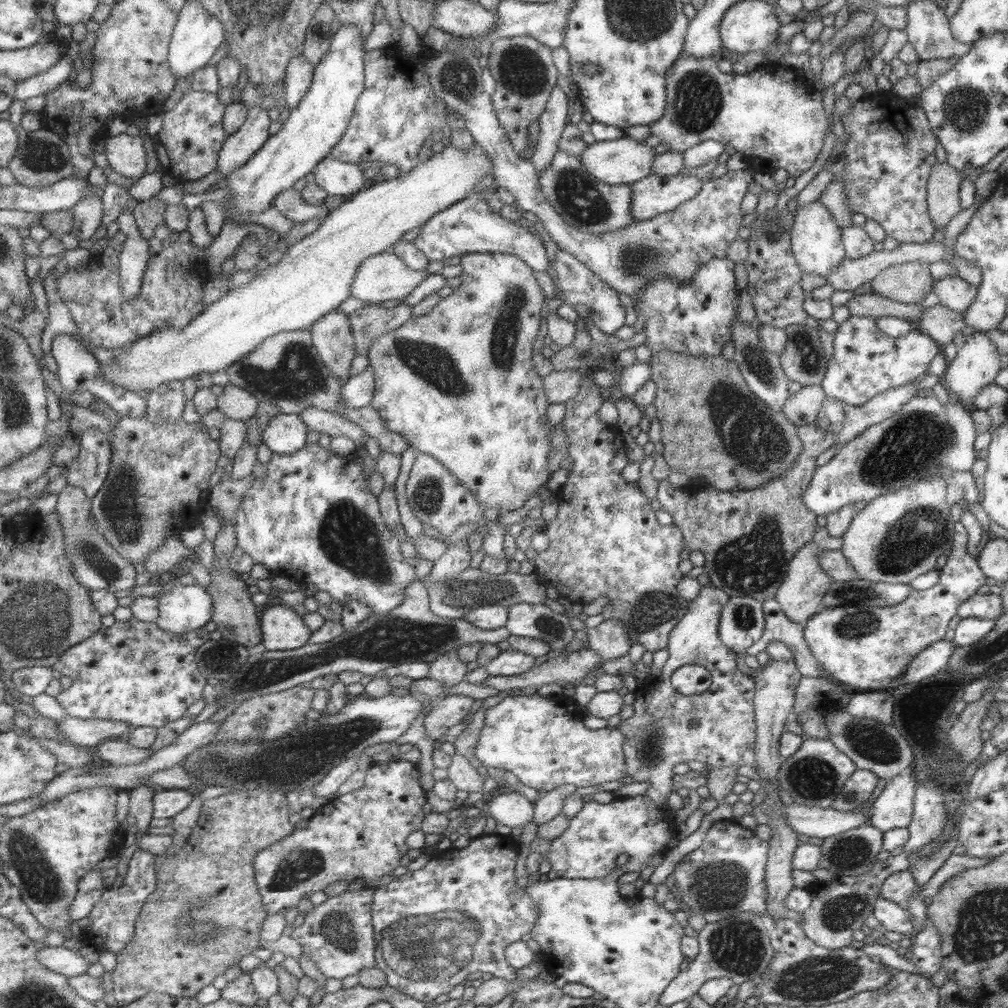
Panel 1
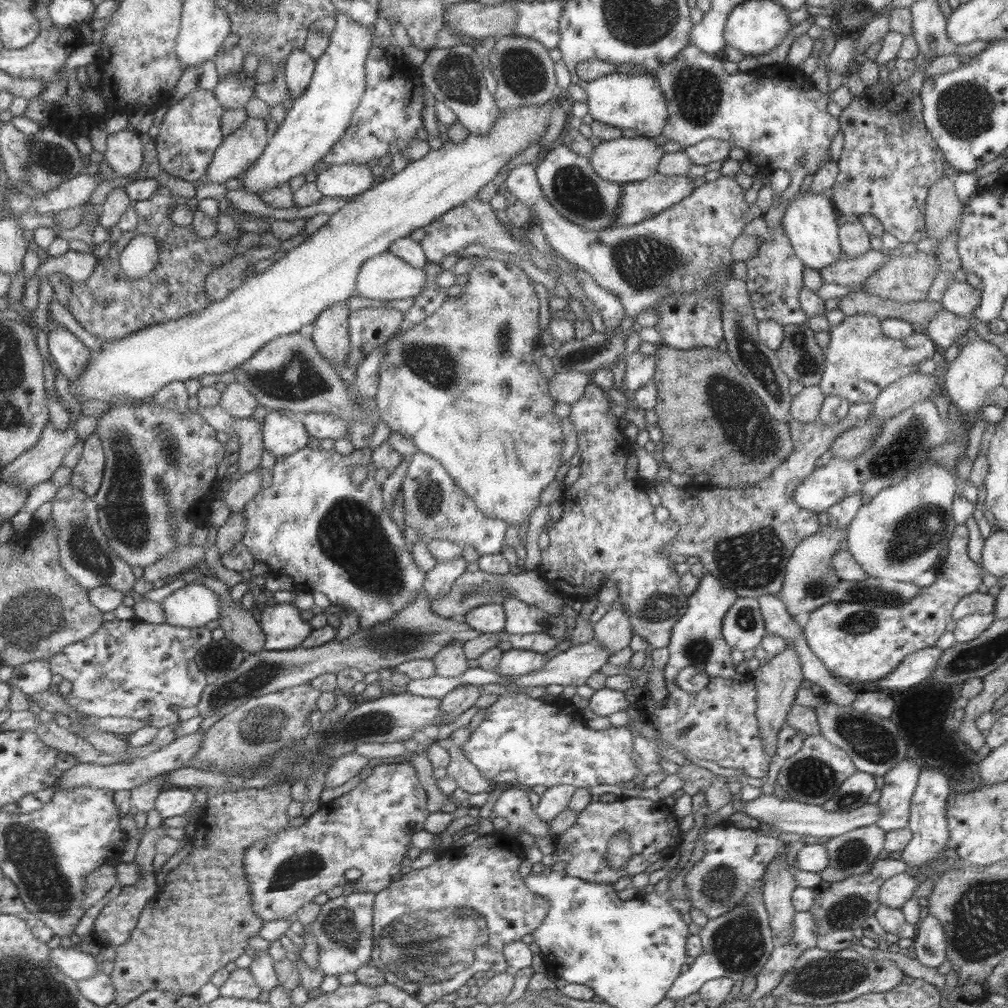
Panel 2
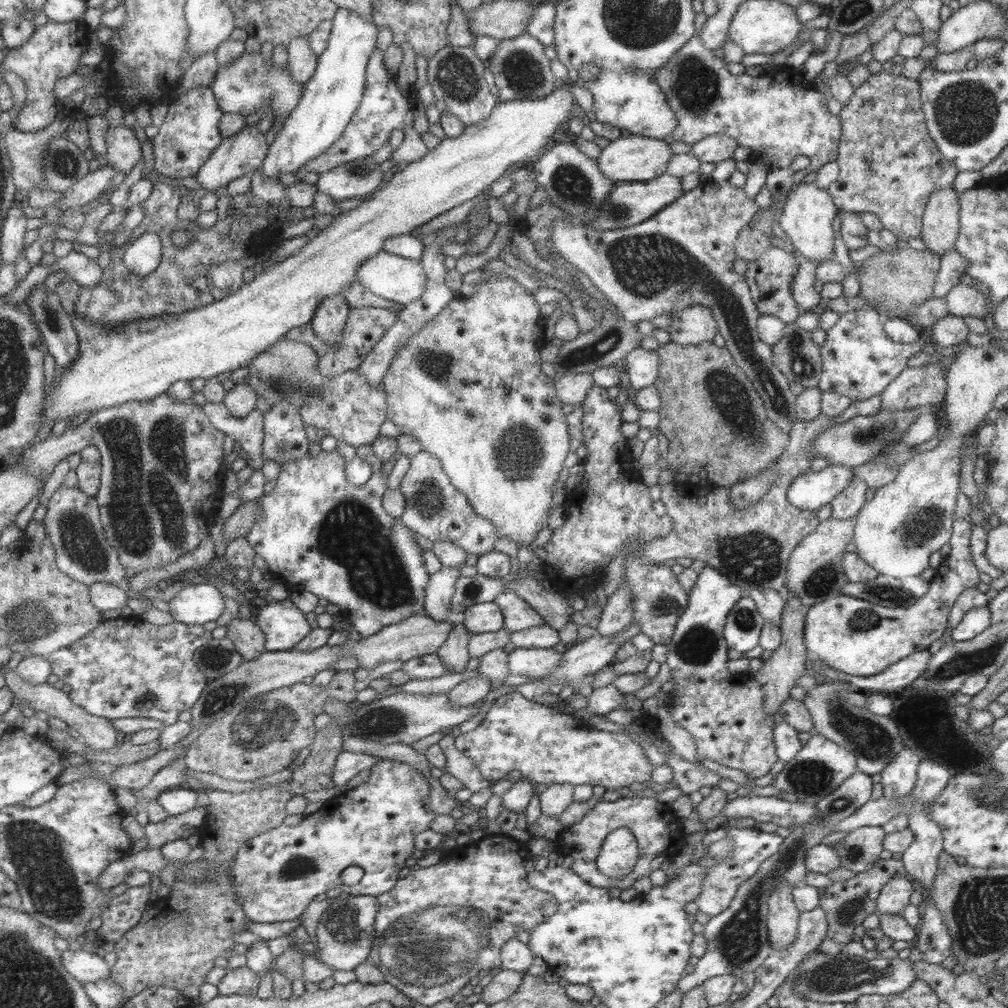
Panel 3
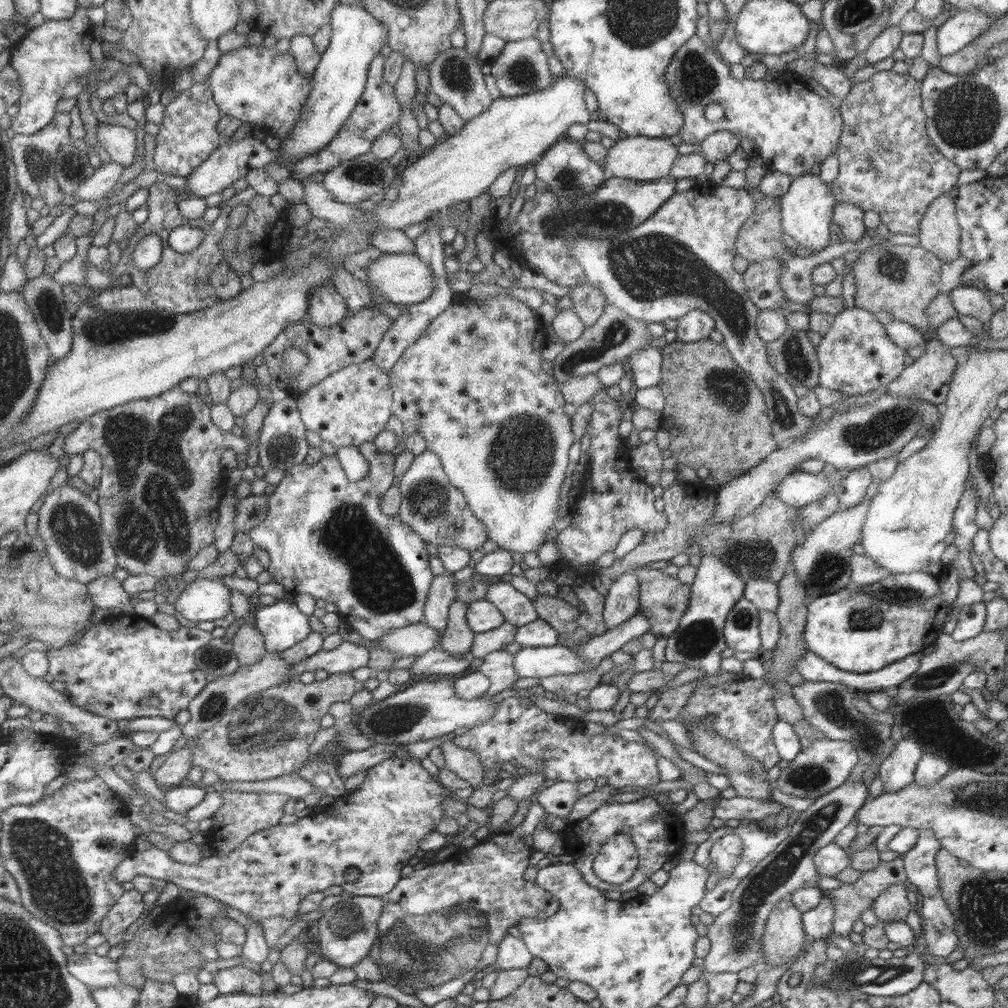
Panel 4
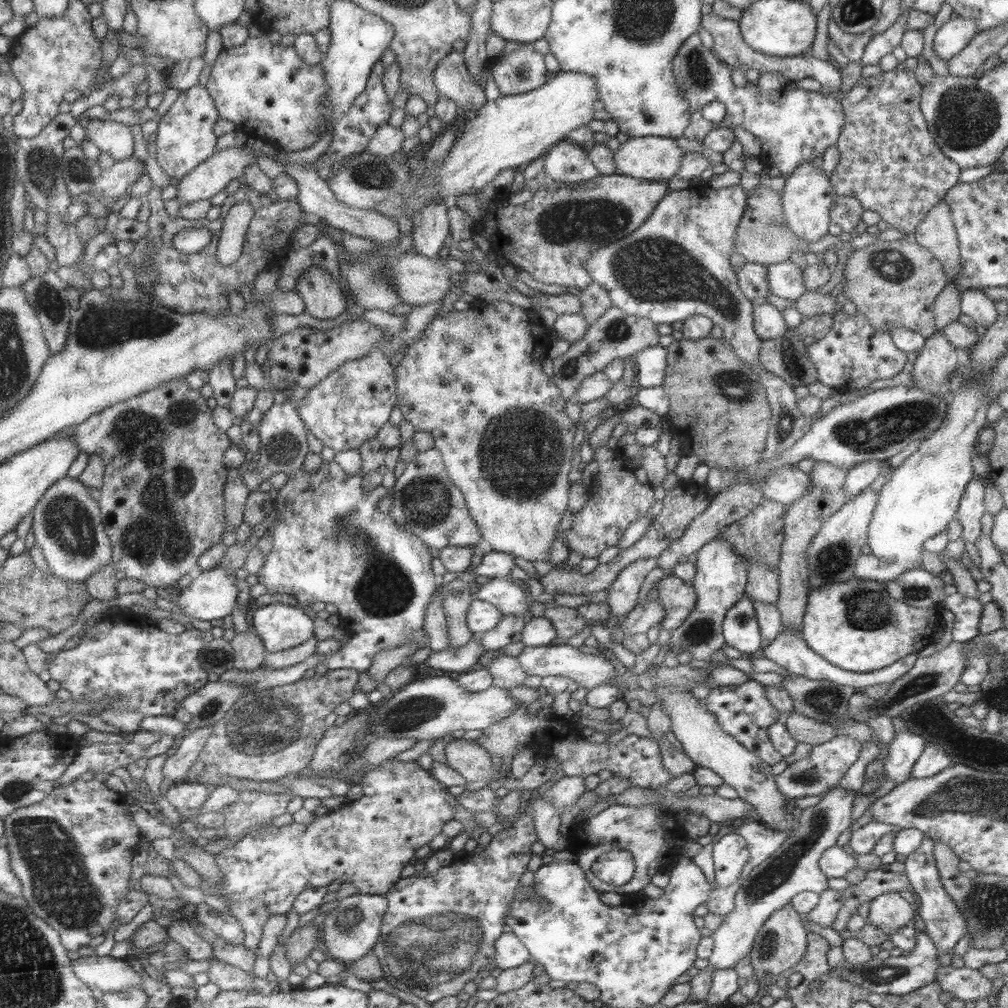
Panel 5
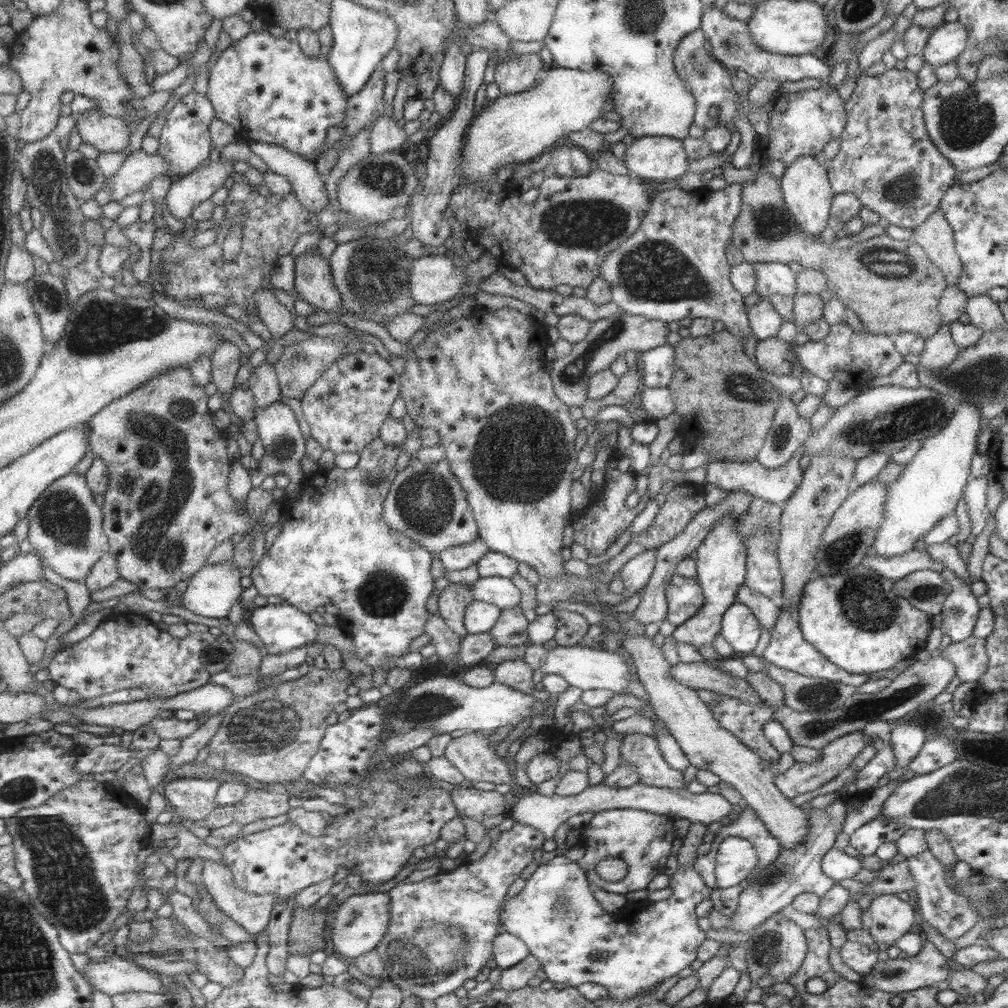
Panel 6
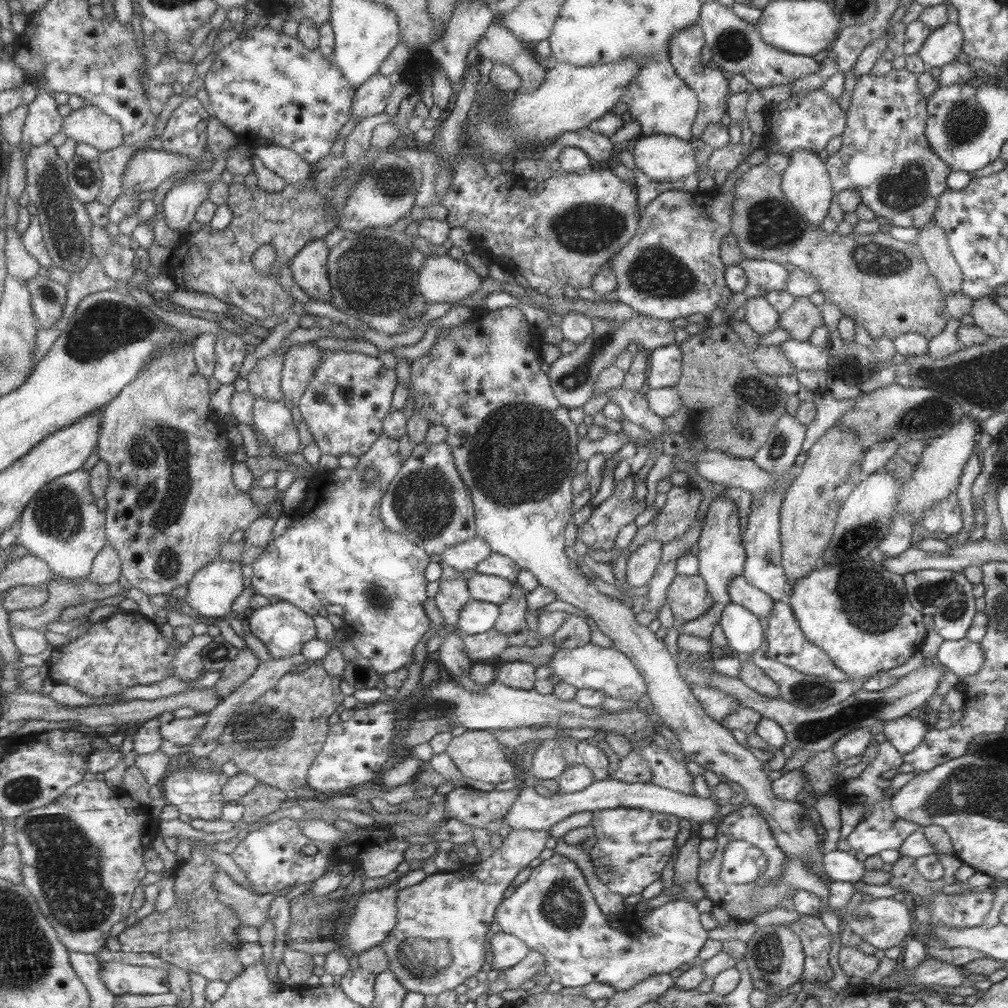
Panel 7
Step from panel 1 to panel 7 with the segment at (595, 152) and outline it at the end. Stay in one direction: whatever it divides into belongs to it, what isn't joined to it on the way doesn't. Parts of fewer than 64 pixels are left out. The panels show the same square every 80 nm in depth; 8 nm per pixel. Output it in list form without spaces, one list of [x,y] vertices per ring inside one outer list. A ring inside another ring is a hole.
[[[638,136],[631,154],[636,167],[657,182],[681,181],[696,172],[697,162],[690,142],[676,136]]]

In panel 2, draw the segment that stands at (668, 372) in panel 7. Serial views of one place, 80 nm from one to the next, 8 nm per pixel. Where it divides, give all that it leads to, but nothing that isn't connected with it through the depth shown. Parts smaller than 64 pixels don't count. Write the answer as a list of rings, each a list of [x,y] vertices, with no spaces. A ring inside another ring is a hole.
[[[640,351],[622,356],[625,362],[623,386],[629,394],[639,390],[644,384],[652,382],[656,366],[653,355],[645,355]]]

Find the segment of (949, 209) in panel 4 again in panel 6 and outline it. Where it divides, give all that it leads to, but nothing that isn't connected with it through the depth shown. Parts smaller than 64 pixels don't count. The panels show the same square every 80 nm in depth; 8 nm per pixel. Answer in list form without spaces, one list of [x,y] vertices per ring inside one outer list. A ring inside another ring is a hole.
[[[937,208],[918,228],[913,229],[910,240],[918,244],[927,258],[942,272],[949,286],[956,286],[961,263],[954,249],[953,231],[947,225],[943,211]]]

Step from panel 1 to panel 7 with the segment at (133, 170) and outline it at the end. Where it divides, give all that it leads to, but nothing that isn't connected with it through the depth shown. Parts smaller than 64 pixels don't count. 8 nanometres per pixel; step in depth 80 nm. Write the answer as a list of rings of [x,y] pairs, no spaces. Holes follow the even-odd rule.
[[[85,104],[64,117],[62,130],[67,138],[86,142],[102,152],[125,144],[122,124],[98,106]]]

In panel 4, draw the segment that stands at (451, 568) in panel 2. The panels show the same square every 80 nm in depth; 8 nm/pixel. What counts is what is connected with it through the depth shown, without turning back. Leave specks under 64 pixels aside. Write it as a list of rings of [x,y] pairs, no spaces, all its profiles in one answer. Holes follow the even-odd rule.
[[[443,572],[433,577],[428,595],[424,604],[424,613],[421,622],[442,634],[446,627],[448,606],[456,598],[456,590],[453,589],[453,574]]]

